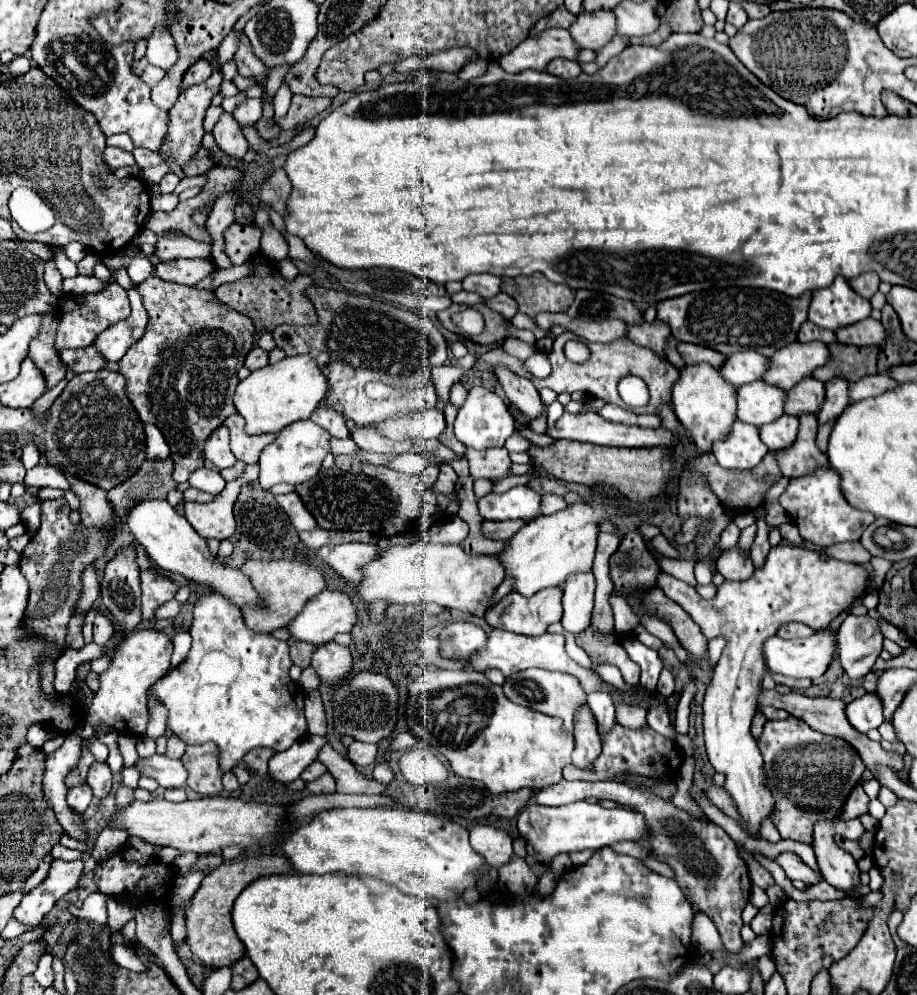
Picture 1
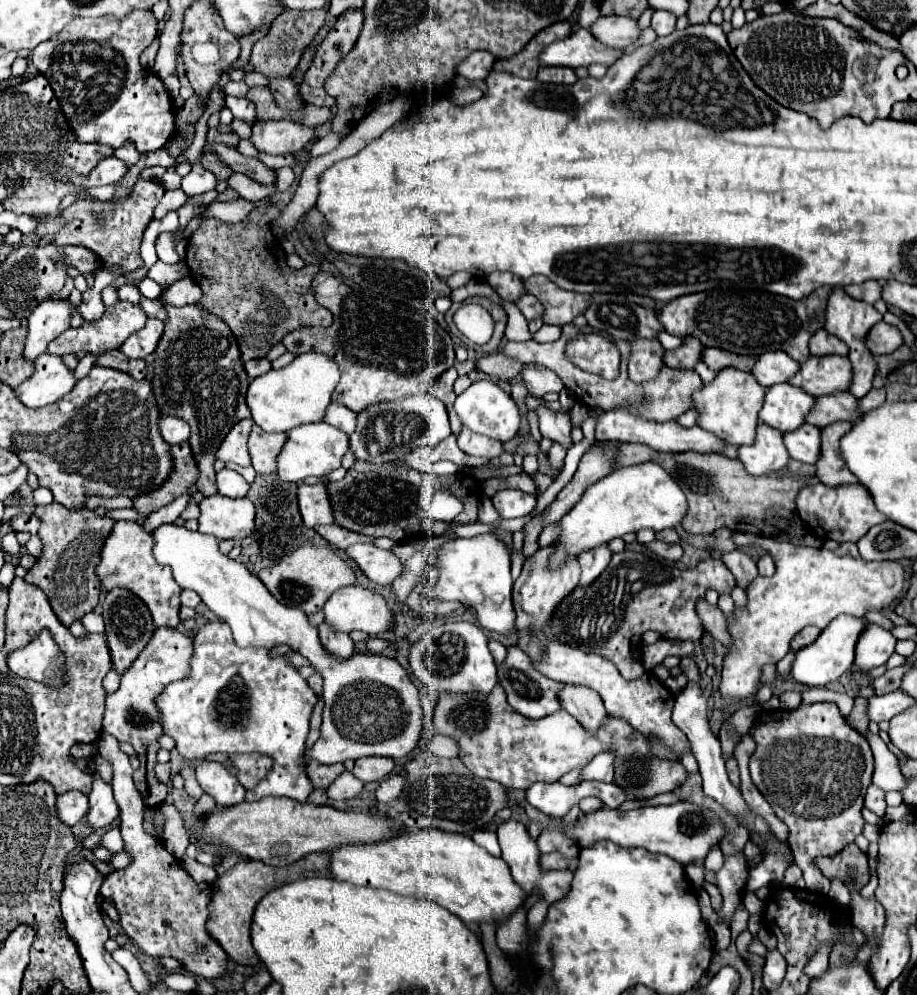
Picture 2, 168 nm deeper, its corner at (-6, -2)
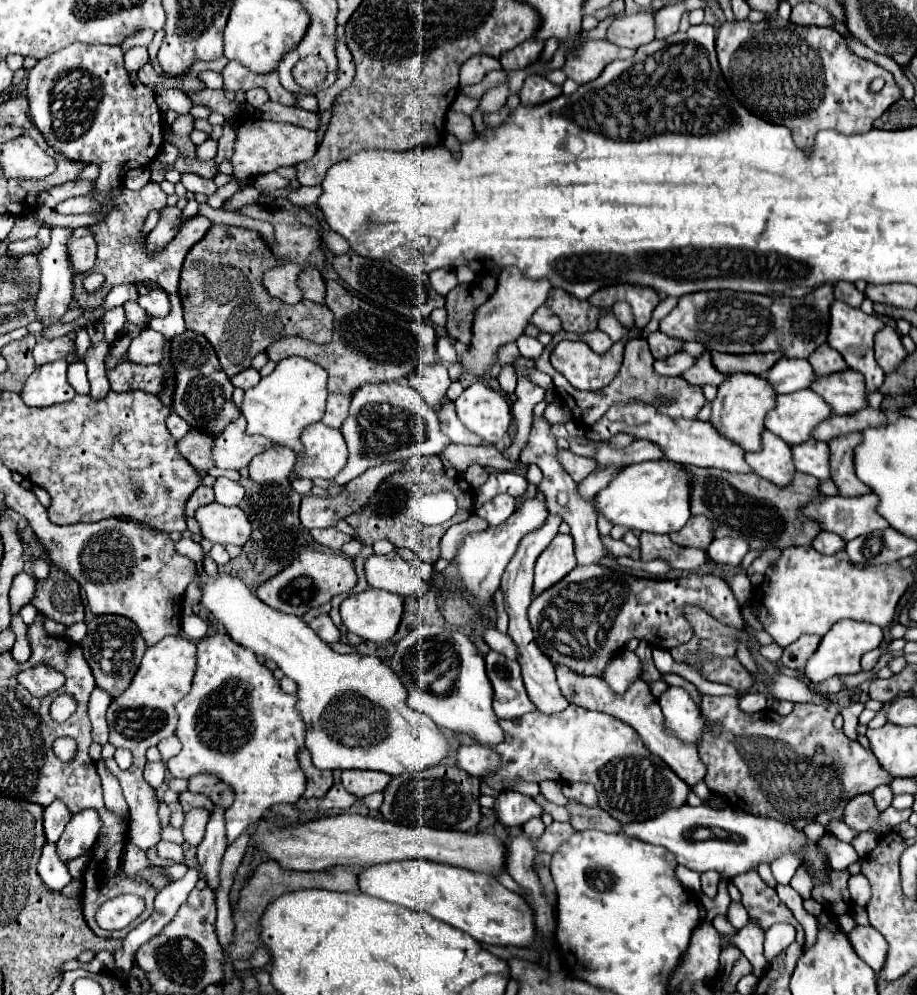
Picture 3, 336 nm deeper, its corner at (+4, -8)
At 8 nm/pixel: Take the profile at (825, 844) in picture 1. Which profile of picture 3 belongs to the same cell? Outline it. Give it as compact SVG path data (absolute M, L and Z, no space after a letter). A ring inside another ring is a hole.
M856 926L850 934L848 940L854 948L854 952L874 970L880 972L884 958L886 958L886 950L888 944L884 940L884 936L880 936L880 932L872 926Z

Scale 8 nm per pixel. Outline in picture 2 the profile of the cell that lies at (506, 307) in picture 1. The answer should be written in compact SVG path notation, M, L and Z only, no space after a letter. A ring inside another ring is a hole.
M526 294L522 300L516 302L516 306L522 310L522 314L526 316L526 320L534 320L534 318L542 318L544 314L544 306L538 302L536 296Z

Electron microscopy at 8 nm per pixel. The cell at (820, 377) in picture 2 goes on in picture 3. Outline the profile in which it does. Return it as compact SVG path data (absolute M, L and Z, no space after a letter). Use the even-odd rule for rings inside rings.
M842 370L830 376L816 376L812 386L816 394L832 406L834 414L854 414L866 406L864 376L854 370Z

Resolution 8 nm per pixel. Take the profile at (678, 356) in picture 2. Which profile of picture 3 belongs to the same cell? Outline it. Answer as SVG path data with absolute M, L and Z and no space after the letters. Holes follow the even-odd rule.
M704 352L702 356L696 358L696 364L688 370L684 370L680 374L688 384L722 384L726 380L726 374L720 374L714 366L712 366L712 360L710 360L710 352Z

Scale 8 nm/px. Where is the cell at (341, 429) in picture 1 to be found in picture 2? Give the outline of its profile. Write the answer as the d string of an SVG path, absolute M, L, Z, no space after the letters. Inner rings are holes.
M332 402L332 404L328 406L324 420L326 420L328 424L336 426L338 430L346 432L346 434L352 434L354 428L356 428L356 414L354 414L350 408L346 408L346 406L342 406L342 404L336 404L336 402Z

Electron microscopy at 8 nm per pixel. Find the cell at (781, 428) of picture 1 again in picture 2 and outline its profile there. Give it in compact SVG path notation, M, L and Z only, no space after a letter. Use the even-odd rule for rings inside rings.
M804 424L796 432L784 434L784 444L794 460L816 464L820 458L820 428L812 424Z

